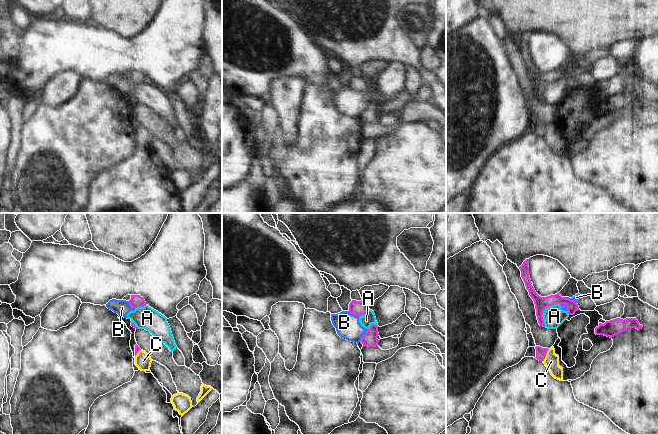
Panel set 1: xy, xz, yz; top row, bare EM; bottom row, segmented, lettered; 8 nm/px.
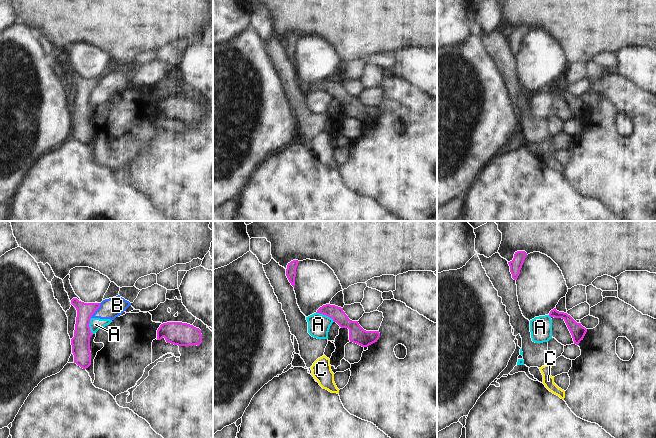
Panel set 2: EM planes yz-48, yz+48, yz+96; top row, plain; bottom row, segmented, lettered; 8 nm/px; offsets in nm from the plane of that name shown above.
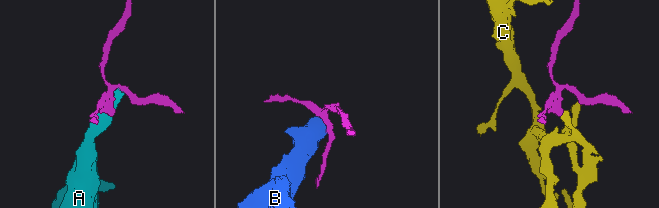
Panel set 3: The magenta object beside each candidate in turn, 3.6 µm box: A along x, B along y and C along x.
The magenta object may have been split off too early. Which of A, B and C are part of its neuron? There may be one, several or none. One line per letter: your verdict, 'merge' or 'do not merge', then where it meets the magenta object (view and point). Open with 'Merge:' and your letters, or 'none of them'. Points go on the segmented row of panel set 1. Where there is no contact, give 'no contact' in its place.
Merge: none of them
A: do not merge | yz (544, 310)
B: do not merge | xz (363, 335)
C: do not merge | yz (545, 355)

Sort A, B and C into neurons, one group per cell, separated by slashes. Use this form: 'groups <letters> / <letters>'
groups A B / C

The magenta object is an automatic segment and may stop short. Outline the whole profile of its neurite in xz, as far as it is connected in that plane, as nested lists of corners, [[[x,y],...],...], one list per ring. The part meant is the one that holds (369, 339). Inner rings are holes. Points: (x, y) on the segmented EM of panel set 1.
[[[371,324],[367,332],[361,337],[361,343],[363,344],[363,346],[368,347],[378,346],[379,342],[379,340],[377,339],[379,335],[378,327],[379,326],[375,324]]]

